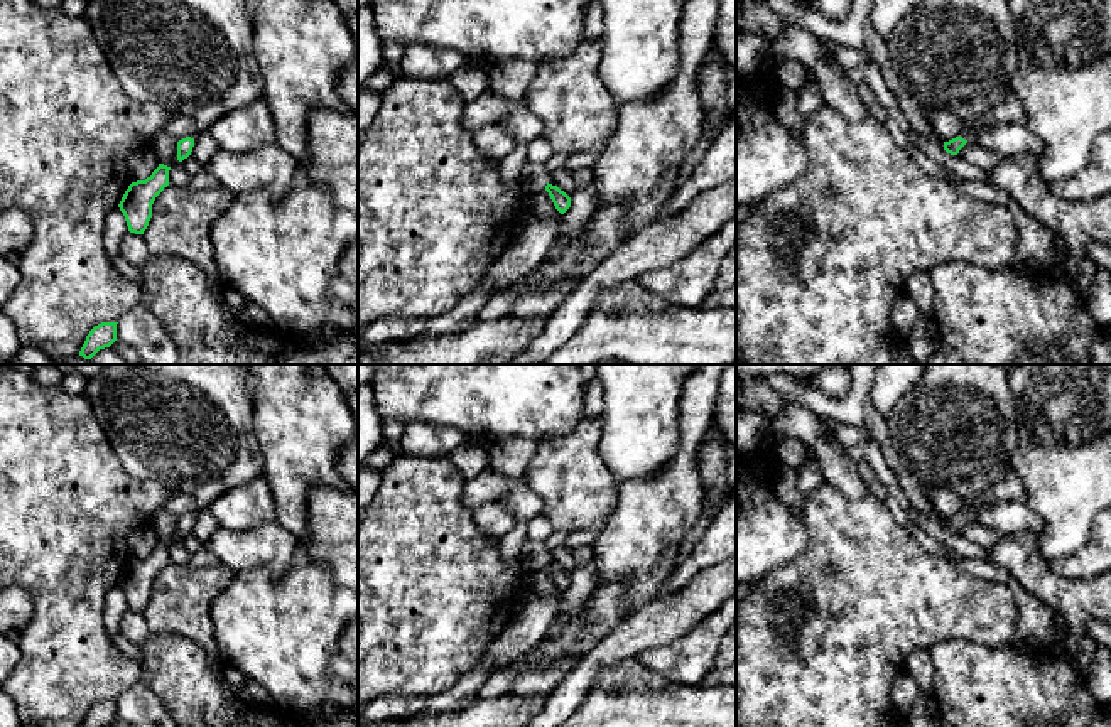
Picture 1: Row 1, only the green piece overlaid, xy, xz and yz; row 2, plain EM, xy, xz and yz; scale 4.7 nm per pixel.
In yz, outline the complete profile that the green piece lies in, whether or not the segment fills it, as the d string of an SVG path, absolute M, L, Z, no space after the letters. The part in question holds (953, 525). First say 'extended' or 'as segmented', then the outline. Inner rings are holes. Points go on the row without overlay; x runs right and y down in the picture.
extended; M927 364L922 378L888 413L886 425L898 455L925 489L944 487L962 499L961 513L944 520L951 533L973 518L978 498L1011 471L1010 459L1018 445L1015 396L1003 364Z

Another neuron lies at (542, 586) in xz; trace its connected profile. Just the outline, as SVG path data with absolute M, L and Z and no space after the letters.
M545 567L539 572L534 572L532 595L549 597L549 595L559 595L559 594L561 594L561 590L556 587L556 584Z

